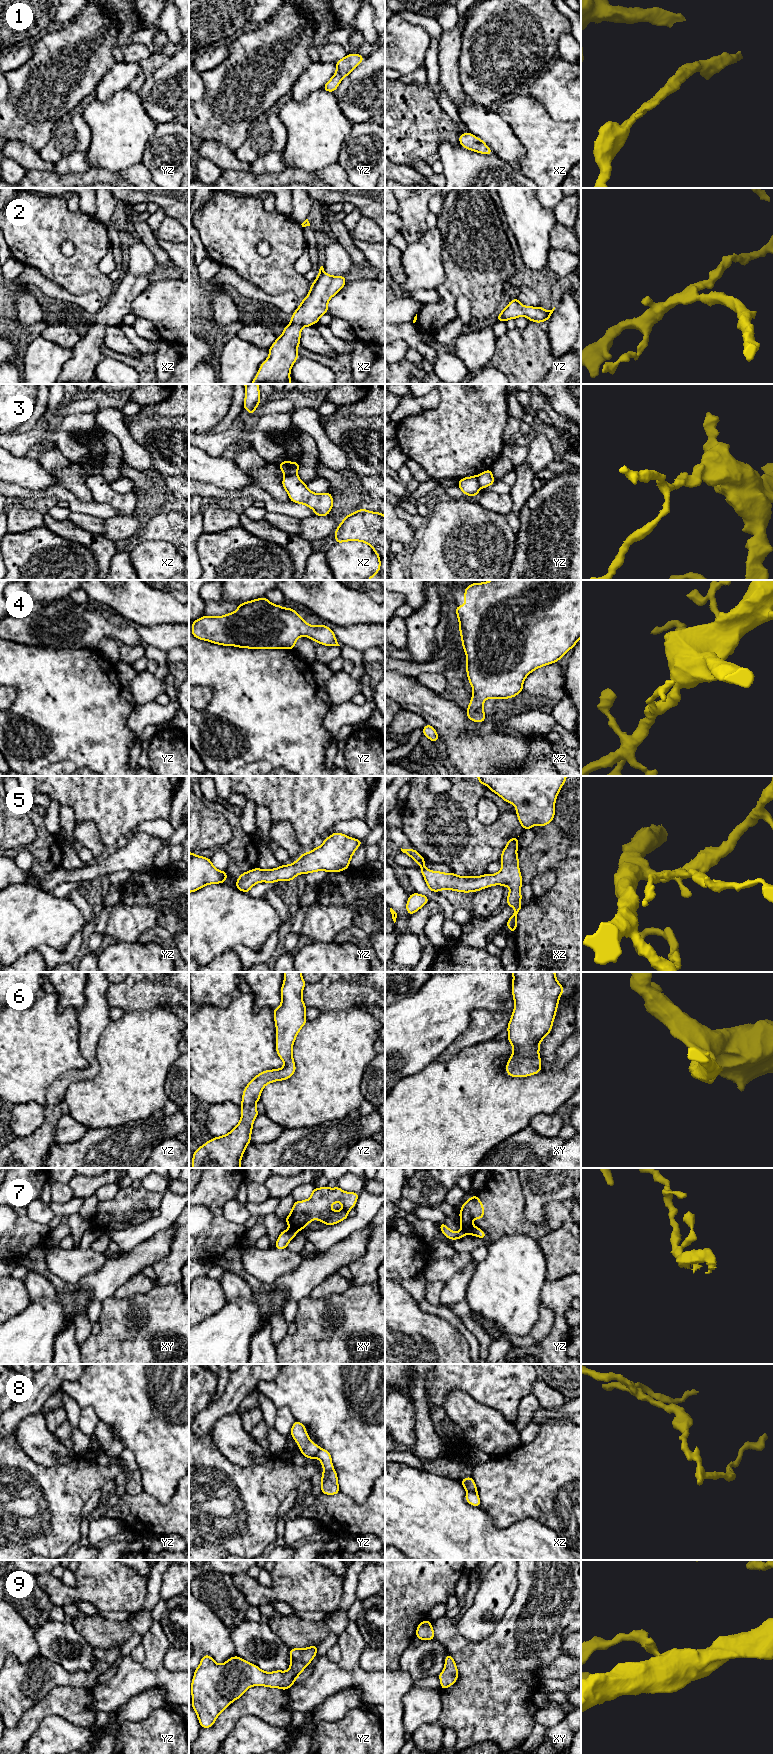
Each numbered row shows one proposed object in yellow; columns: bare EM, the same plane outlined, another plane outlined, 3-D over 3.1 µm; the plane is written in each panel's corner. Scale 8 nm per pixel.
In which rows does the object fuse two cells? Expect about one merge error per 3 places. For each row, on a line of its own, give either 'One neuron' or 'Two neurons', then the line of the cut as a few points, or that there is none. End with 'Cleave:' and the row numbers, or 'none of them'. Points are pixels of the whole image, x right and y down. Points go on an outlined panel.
1: One neuron. No split
2: One neuron. No split
3: Two neurons. Split along xz (296, 474), (285, 477)
4: One neuron. No split
5: One neuron. No split
6: One neuron. No split
7: Two neurons. Split along xy (290, 1229), (295, 1232)
8: Two neurons. Split along xz (467, 1490), (476, 1492)
9: One neuron. No split
Cleave: 3, 7, 8

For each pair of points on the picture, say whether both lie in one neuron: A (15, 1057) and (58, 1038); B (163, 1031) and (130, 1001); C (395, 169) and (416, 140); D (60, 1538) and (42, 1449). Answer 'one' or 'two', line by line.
A: one
B: two
C: two
D: two

